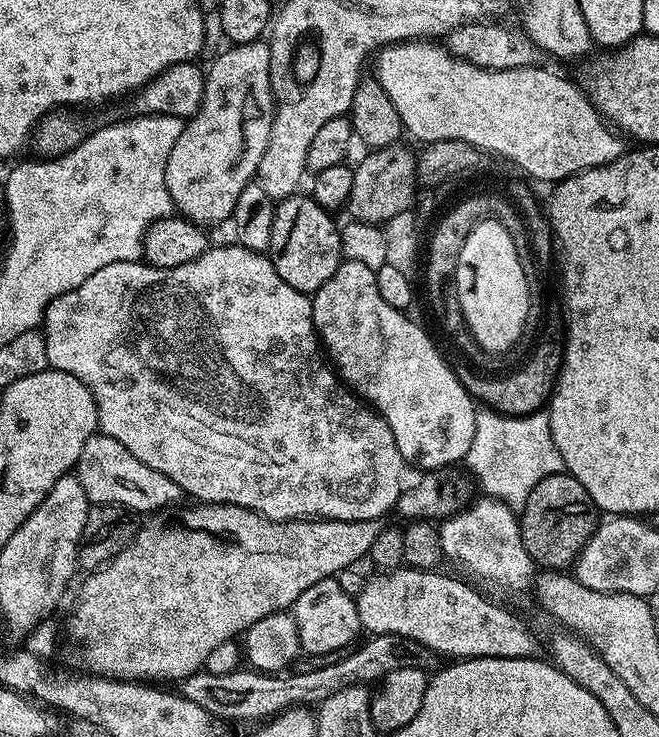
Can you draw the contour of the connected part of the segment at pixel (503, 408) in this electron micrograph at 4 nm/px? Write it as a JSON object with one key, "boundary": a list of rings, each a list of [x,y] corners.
{"boundary":[[[548,344],[548,348],[544,348],[544,352],[539,351],[539,354],[537,356],[532,352],[529,364],[521,363],[516,368],[517,372],[509,376],[476,376],[477,369],[468,362],[457,363],[454,371],[473,401],[479,402],[485,409],[500,412],[504,416],[529,416],[532,412],[541,411],[551,401],[564,362],[564,348],[556,348],[556,344]]]}

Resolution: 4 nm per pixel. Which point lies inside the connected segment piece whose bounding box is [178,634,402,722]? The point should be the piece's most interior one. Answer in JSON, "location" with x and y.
{"location":[250,695]}

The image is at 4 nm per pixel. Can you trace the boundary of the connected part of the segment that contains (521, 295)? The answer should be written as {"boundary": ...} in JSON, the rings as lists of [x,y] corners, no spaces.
{"boundary":[[[493,218],[474,225],[458,254],[455,282],[454,295],[460,303],[467,329],[483,351],[504,354],[509,349],[515,349],[526,325],[530,294],[514,238],[507,232],[506,226]]]}

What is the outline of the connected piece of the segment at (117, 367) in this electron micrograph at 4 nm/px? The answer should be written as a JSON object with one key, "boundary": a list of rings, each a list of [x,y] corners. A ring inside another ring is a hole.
{"boundary":[[[235,242],[209,246],[204,253],[194,262],[186,262],[182,266],[173,268],[153,268],[140,260],[127,260],[126,262],[110,262],[110,266],[102,266],[102,270],[94,270],[82,286],[78,286],[73,292],[62,294],[50,302],[50,306],[44,312],[42,319],[42,333],[44,338],[45,358],[48,368],[56,368],[59,372],[74,374],[78,382],[82,382],[90,390],[90,394],[96,403],[96,422],[99,431],[105,436],[114,438],[114,442],[122,442],[138,462],[146,462],[150,470],[158,470],[158,474],[166,474],[170,482],[180,487],[185,497],[193,496],[193,501],[205,504],[233,504],[260,516],[271,520],[307,520],[319,518],[322,520],[366,520],[384,518],[389,511],[395,509],[396,502],[402,491],[400,484],[400,468],[402,461],[400,451],[394,442],[394,434],[390,426],[363,400],[357,398],[341,381],[337,373],[331,367],[326,366],[325,357],[322,355],[322,345],[316,335],[316,327],[312,321],[312,301],[309,293],[294,290],[290,282],[285,282],[274,270],[271,259],[267,255],[246,250]],[[186,396],[190,400],[190,412],[198,414],[198,420],[204,422],[216,422],[226,424],[226,430],[230,426],[230,432],[236,432],[236,438],[232,440],[236,444],[248,444],[248,454],[258,454],[258,462],[262,454],[272,456],[268,464],[238,464],[246,468],[242,474],[220,474],[220,470],[202,468],[196,472],[196,456],[190,456],[188,448],[180,448],[180,442],[172,442],[170,428],[164,428],[166,414],[172,424],[172,404],[178,418],[186,418],[182,410],[186,412]],[[202,410],[210,410],[210,416],[206,416]]]}

